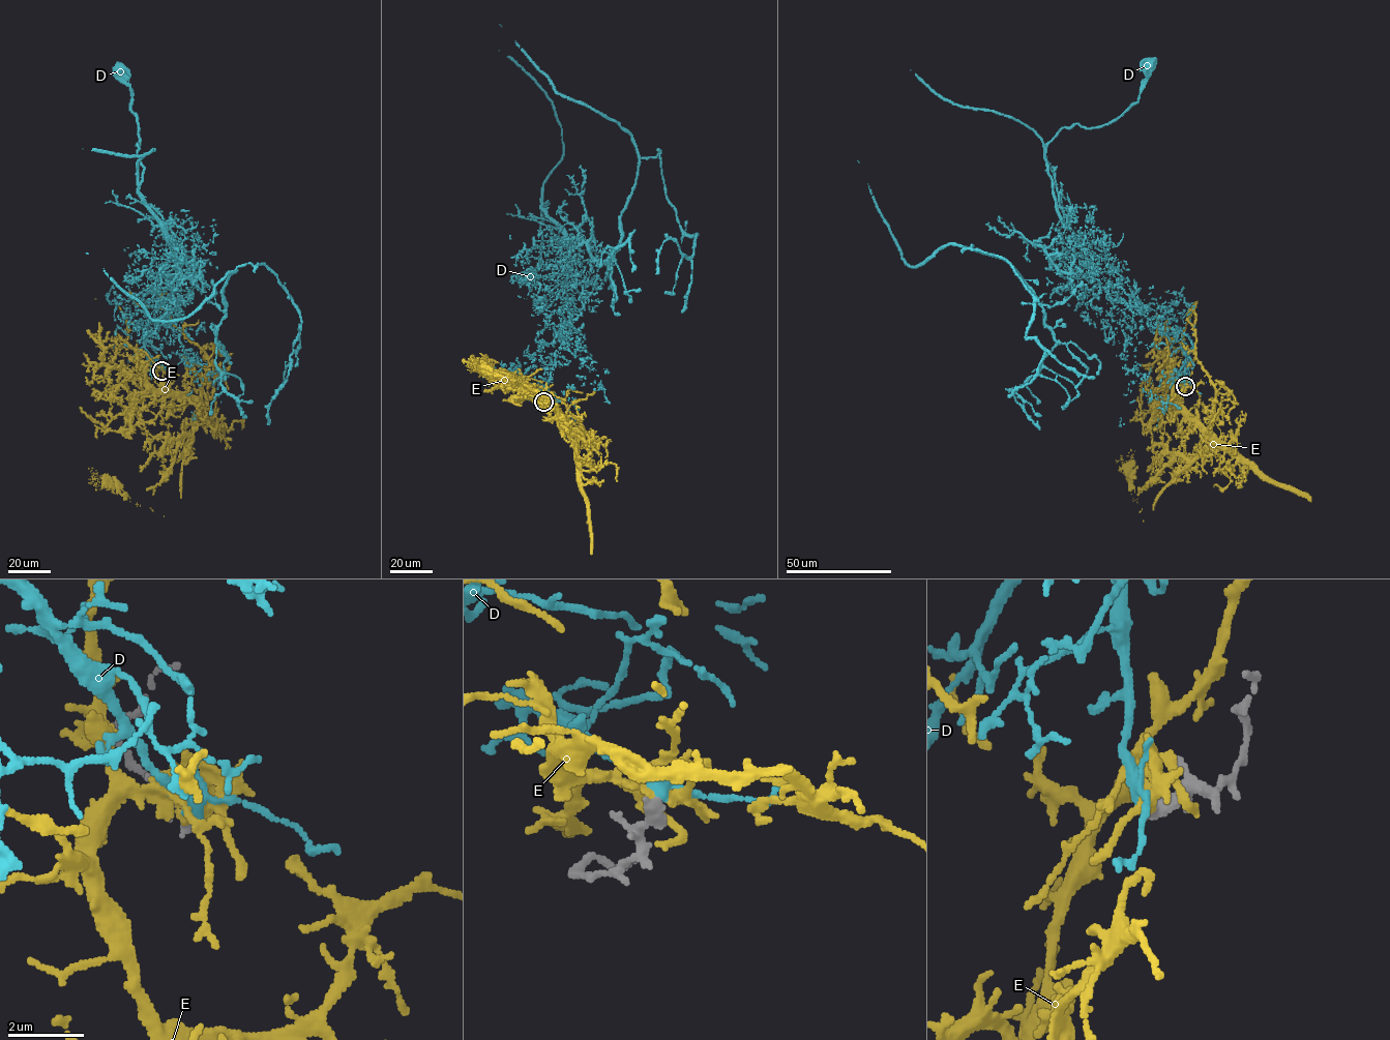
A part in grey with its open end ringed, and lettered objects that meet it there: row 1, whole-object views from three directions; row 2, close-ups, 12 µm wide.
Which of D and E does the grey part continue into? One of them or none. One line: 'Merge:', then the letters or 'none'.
Merge: D

